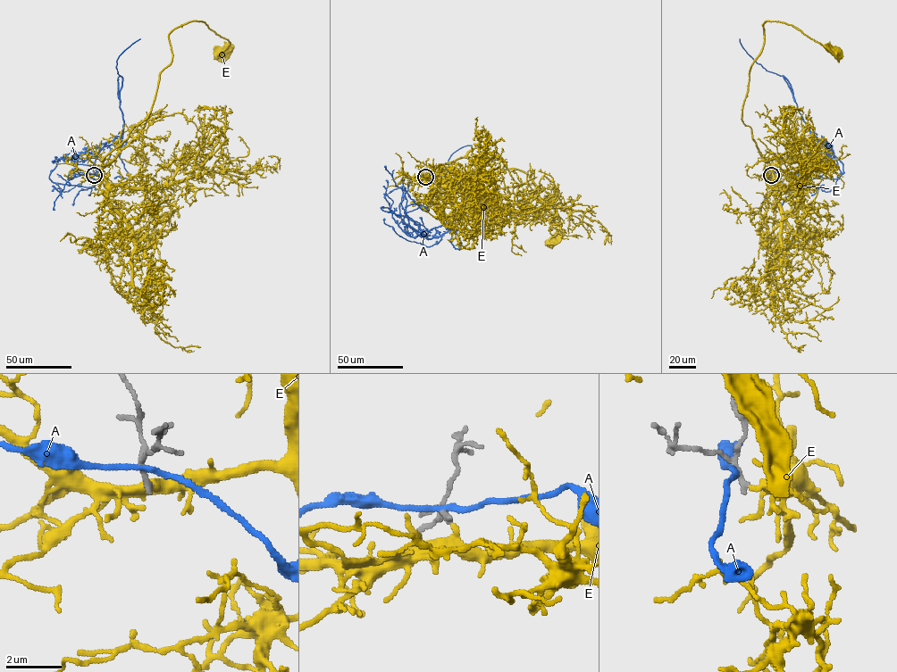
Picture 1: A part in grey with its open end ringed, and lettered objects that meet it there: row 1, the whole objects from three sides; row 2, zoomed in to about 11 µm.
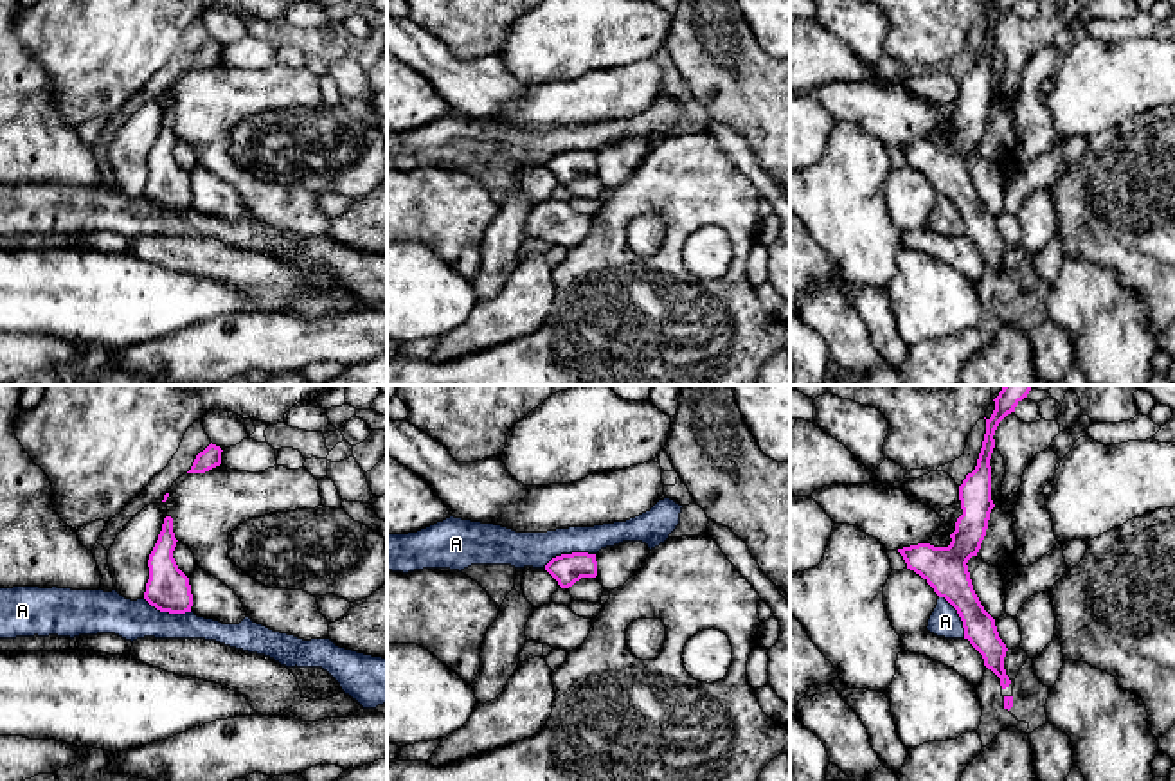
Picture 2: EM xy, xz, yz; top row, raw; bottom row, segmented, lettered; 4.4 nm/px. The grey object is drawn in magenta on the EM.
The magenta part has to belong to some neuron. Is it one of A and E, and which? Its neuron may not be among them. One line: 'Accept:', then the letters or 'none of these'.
Accept: E

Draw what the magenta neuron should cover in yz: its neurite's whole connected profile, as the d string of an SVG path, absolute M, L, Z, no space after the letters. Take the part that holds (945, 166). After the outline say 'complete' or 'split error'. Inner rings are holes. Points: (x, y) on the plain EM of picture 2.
M995 0L995 7L986 16L986 31L977 56L977 63L959 83L963 112L955 119L948 144L918 140L898 146L907 166L919 171L939 194L945 194L959 211L964 225L964 236L982 252L984 263L999 275L1002 286L1011 277L1004 266L1006 241L999 234L995 216L981 202L968 169L968 157L977 153L986 133L990 110L995 104L991 97L991 63L990 56L995 45L995 27L999 20L1018 0Z; complete

